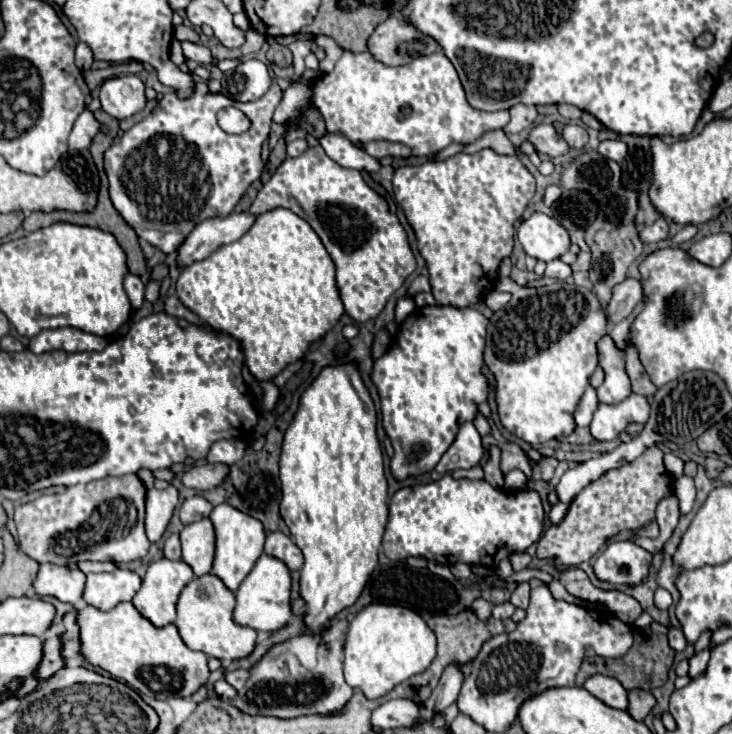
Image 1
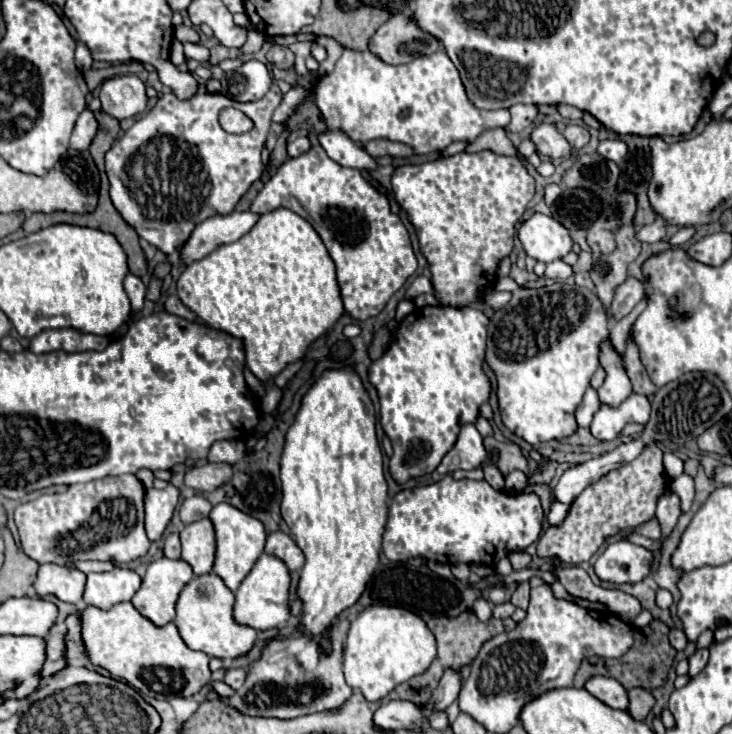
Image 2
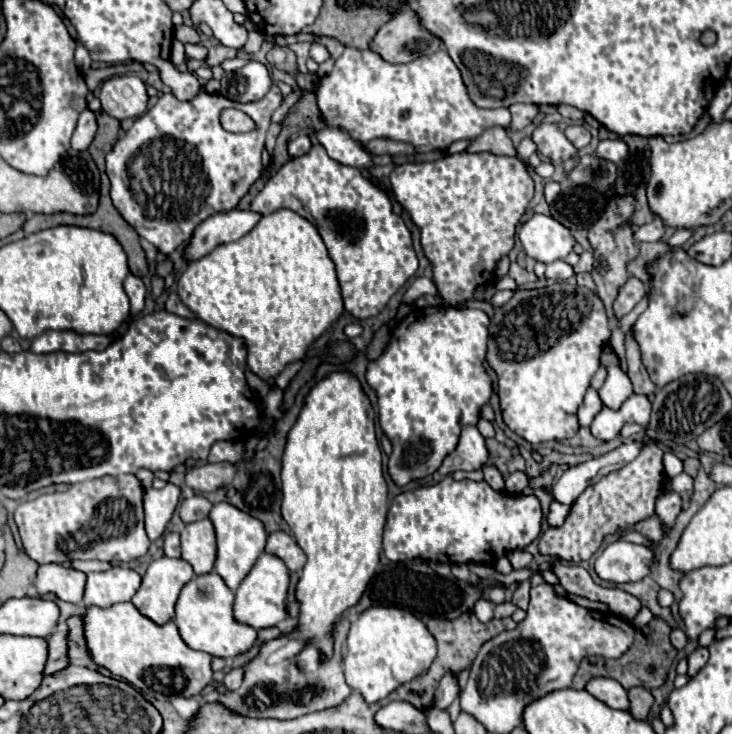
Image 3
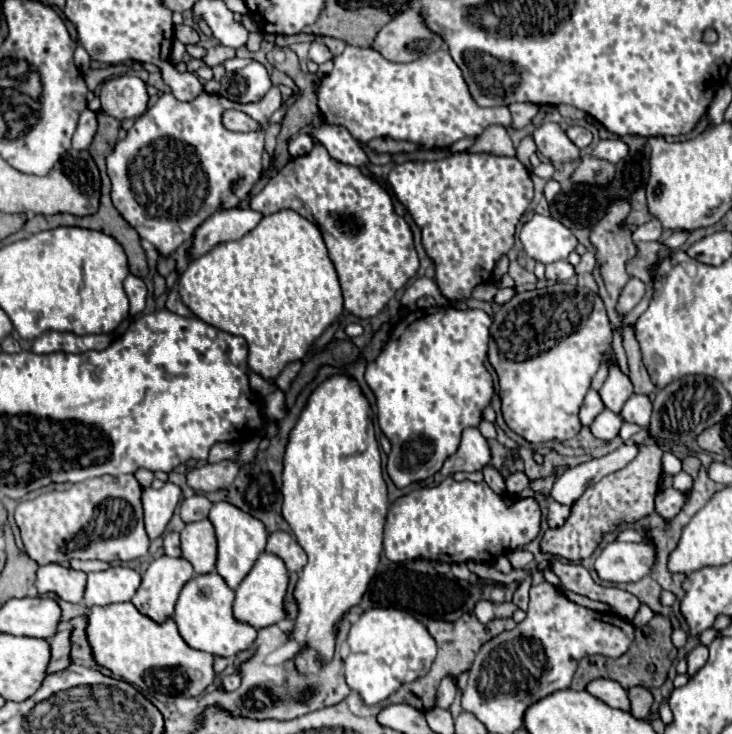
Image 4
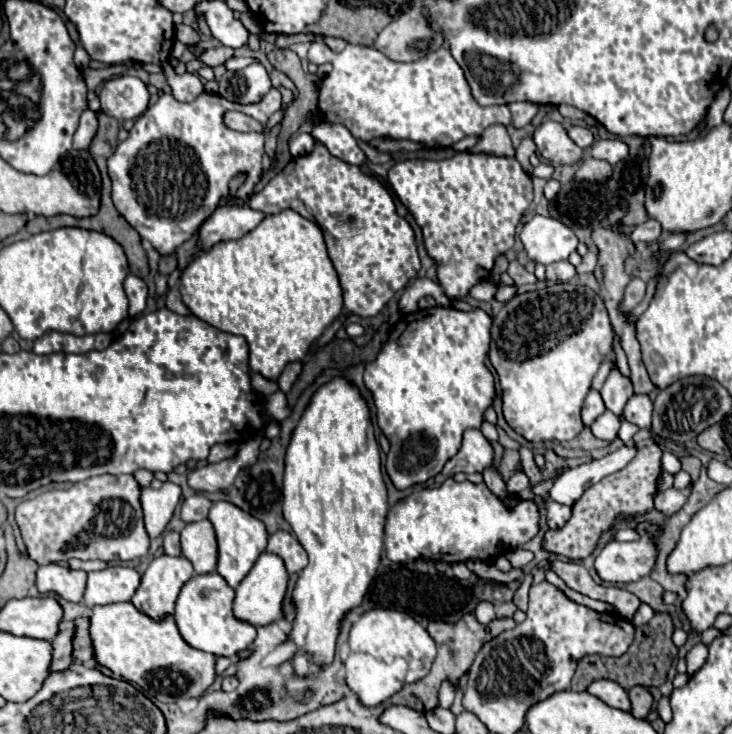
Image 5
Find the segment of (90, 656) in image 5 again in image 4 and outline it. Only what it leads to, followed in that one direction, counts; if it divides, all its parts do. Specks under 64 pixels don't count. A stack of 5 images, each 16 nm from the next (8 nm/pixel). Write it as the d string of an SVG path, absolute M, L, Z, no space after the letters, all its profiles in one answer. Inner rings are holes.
M84 618L72 620L72 662L86 668L96 668L96 662L92 658L92 648L86 636L86 626L88 622Z

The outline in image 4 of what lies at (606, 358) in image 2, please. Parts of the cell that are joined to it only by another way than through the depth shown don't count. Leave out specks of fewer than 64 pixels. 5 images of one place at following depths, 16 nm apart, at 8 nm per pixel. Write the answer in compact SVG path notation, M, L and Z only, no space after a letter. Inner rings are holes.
M612 360L610 374L600 390L600 396L606 404L606 408L610 408L614 412L620 412L622 406L626 404L626 400L630 398L630 378L620 372L616 360Z

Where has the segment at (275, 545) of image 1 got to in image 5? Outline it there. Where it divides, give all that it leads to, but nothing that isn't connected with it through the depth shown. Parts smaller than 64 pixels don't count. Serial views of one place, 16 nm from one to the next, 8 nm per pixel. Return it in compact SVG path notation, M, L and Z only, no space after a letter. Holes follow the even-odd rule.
M278 530L274 532L270 538L268 538L268 552L274 552L278 554L284 564L286 564L286 570L290 574L294 572L300 572L306 564L308 564L308 556L302 548L302 544L296 540L294 534L290 532L284 532L284 530Z

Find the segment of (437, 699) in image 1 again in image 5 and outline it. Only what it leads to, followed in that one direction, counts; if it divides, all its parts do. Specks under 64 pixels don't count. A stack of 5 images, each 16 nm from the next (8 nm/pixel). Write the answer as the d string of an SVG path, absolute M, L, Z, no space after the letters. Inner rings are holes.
M444 682L438 698L440 698L440 708L450 708L454 702L454 686L450 682Z

